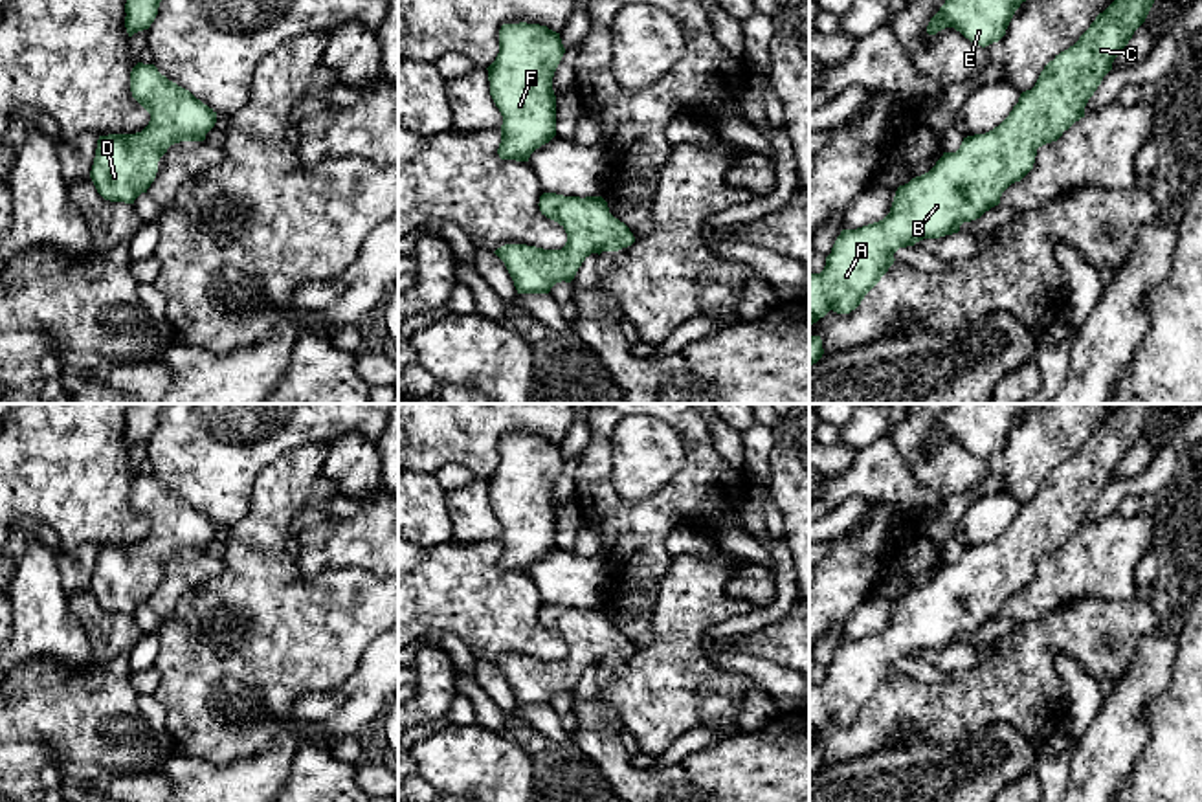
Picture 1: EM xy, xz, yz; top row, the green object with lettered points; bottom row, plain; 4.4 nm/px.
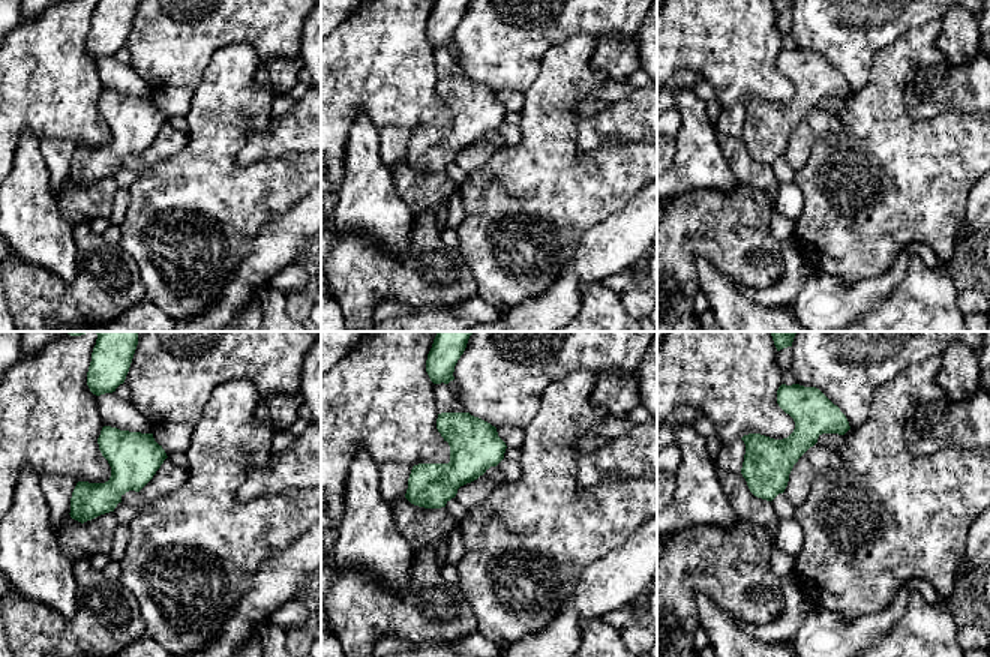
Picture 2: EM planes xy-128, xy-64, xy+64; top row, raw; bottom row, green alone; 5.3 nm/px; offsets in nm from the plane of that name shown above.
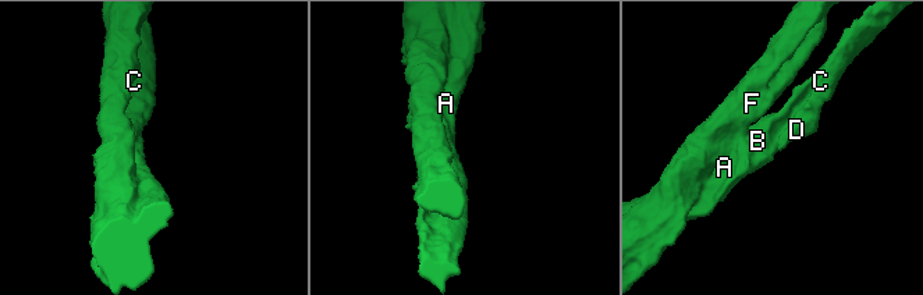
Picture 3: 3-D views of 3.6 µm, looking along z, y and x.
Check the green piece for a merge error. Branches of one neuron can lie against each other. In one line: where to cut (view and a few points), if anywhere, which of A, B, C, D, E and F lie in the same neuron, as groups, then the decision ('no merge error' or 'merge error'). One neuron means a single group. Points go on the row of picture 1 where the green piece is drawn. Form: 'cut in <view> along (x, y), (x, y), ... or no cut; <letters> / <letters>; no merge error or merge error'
no cut; A B C D E F; no merge error

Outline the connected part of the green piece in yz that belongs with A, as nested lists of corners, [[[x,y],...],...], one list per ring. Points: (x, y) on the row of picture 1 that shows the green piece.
[[[1114,0],[1068,50],[1055,55],[1041,72],[1035,86],[1020,94],[1009,116],[993,130],[963,138],[956,152],[943,152],[936,165],[899,185],[890,213],[874,224],[842,229],[820,273],[809,273],[809,325],[829,310],[850,314],[894,264],[899,248],[923,239],[960,231],[963,222],[980,218],[1000,204],[1002,193],[1020,182],[1035,163],[1037,149],[1057,141],[1064,130],[1085,117],[1085,106],[1114,59],[1145,22],[1154,0]]]

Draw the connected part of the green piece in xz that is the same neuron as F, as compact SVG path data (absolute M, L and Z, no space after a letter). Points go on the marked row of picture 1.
M503 24L499 29L499 53L486 68L490 95L503 116L501 160L529 162L530 154L556 136L554 72L565 53L560 33L540 24Z

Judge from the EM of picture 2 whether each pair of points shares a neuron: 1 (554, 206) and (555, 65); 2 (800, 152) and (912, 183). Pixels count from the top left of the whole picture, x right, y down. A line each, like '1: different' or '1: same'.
1: same
2: different

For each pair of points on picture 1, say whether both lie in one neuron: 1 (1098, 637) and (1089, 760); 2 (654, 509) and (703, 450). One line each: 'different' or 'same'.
1: different
2: same

